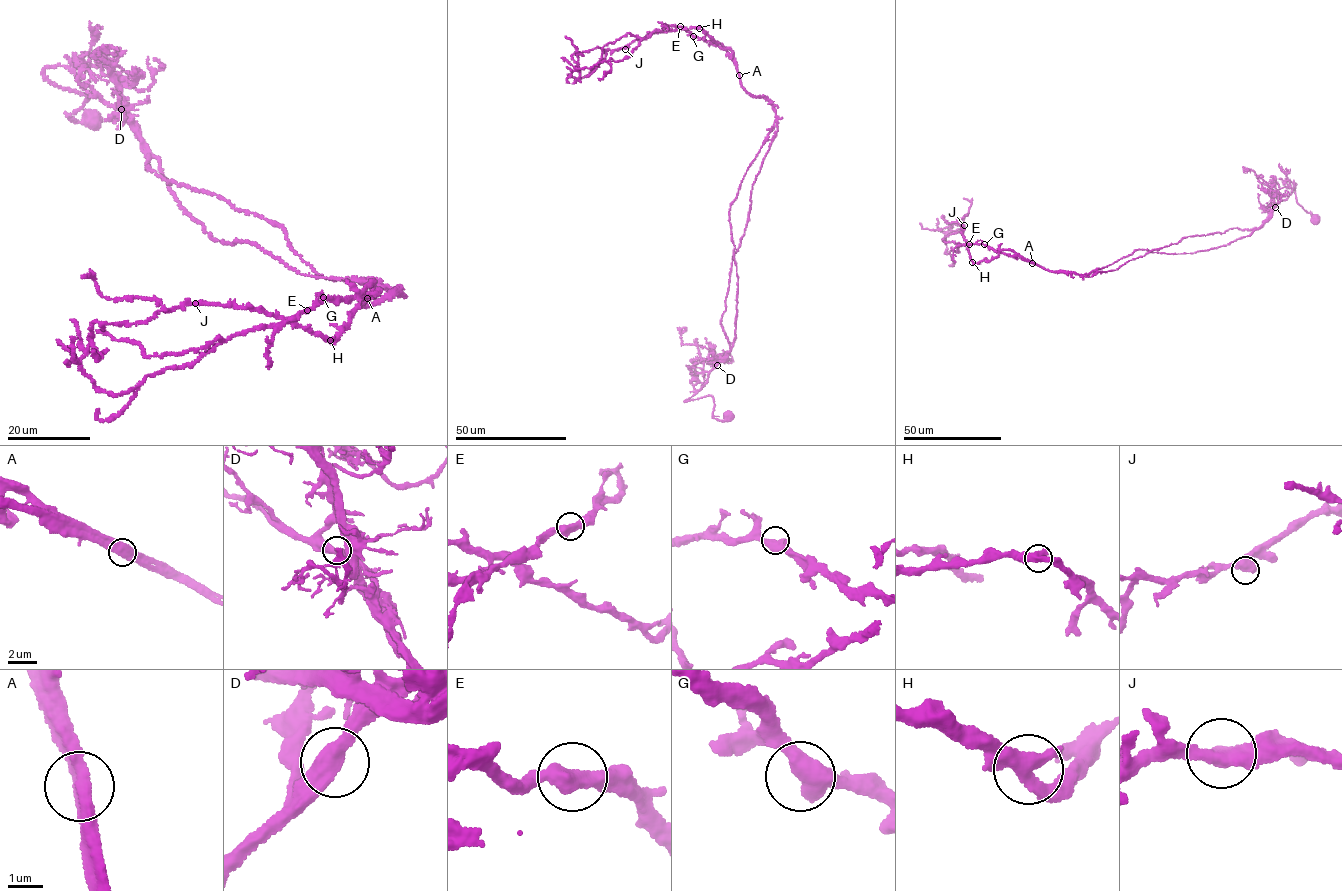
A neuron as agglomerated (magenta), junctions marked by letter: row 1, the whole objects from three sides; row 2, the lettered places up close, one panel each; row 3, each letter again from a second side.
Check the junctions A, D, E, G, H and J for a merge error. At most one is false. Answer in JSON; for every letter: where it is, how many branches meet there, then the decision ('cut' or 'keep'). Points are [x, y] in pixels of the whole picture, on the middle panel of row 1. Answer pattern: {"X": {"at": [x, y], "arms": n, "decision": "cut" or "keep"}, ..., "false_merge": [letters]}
{"A": {"at": [739, 75], "arms": 2, "decision": "cut"}, "D": {"at": [717, 365], "arms": 2, "decision": "keep"}, "E": {"at": [680, 26], "arms": 2, "decision": "keep"}, "G": {"at": [693, 36], "arms": 2, "decision": "keep"}, "H": {"at": [699, 28], "arms": 2, "decision": "keep"}, "J": {"at": [625, 49], "arms": 2, "decision": "keep"}, "false_merge": ["A"]}

